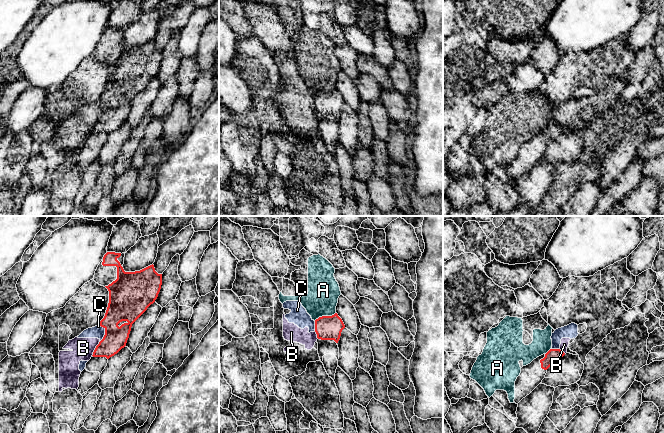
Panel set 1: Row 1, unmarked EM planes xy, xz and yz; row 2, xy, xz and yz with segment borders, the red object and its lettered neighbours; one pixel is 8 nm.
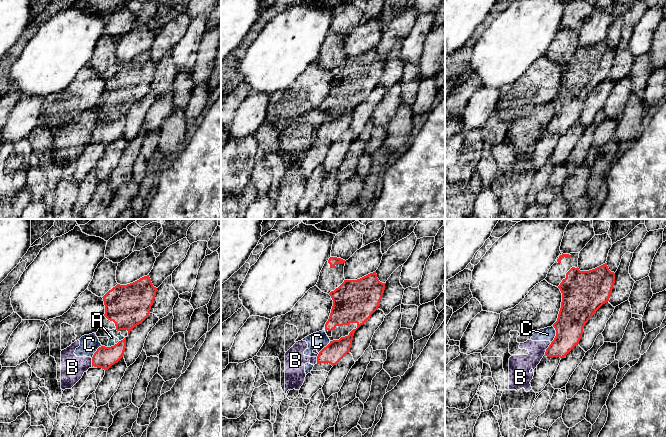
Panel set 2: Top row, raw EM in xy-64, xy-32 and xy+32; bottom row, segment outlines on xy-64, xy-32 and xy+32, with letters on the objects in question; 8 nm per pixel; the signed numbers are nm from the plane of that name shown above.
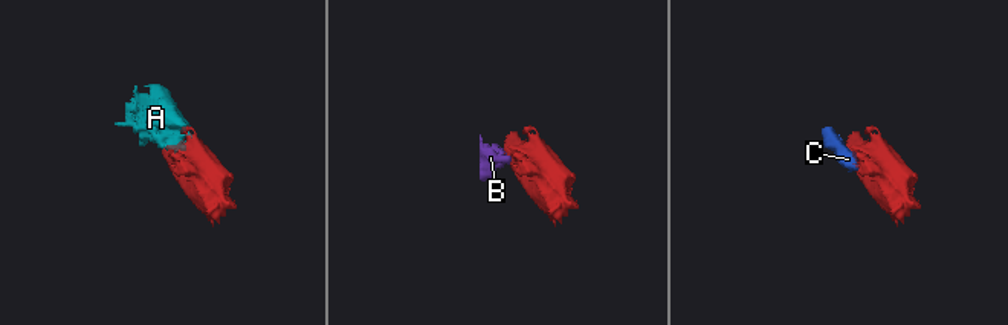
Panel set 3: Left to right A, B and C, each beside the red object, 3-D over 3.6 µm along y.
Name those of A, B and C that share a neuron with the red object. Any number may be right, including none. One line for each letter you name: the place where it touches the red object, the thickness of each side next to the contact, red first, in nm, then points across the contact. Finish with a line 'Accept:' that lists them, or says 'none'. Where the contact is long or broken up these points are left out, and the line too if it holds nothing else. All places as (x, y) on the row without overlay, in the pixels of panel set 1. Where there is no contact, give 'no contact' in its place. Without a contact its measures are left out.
A: contact xz (324, 92); calibres 190 and 260 nm; way xz (326, 103), (324, 92), (323, 66)
Accept: A

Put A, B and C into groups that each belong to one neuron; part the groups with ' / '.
A / B C

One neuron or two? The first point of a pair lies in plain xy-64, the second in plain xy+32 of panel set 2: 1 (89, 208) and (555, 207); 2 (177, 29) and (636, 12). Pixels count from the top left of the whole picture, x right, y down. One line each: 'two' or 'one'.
1: two
2: one

